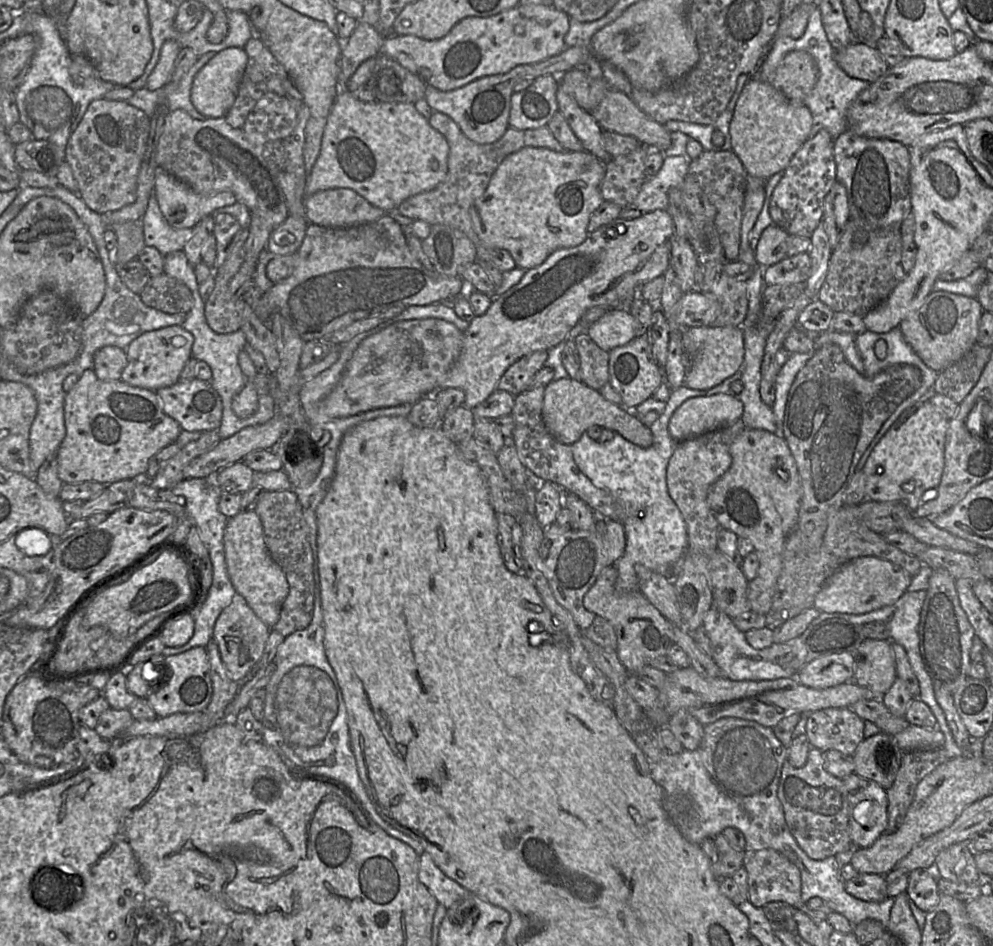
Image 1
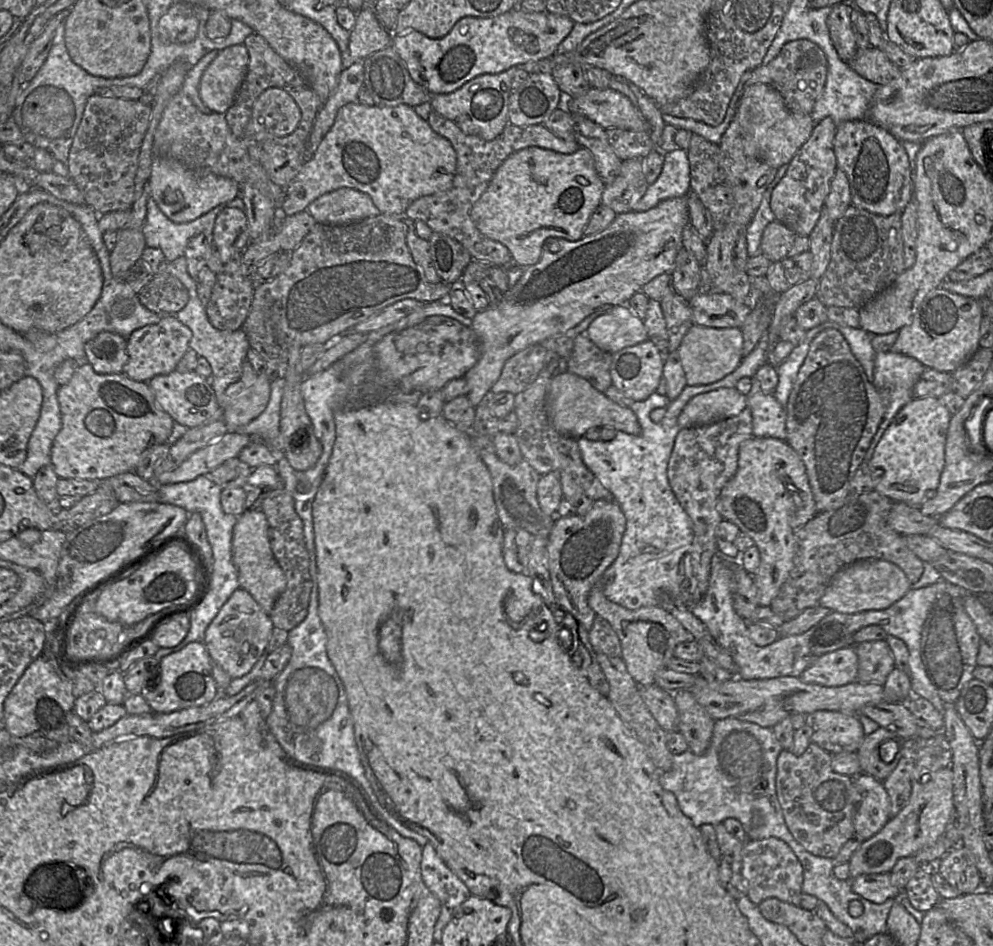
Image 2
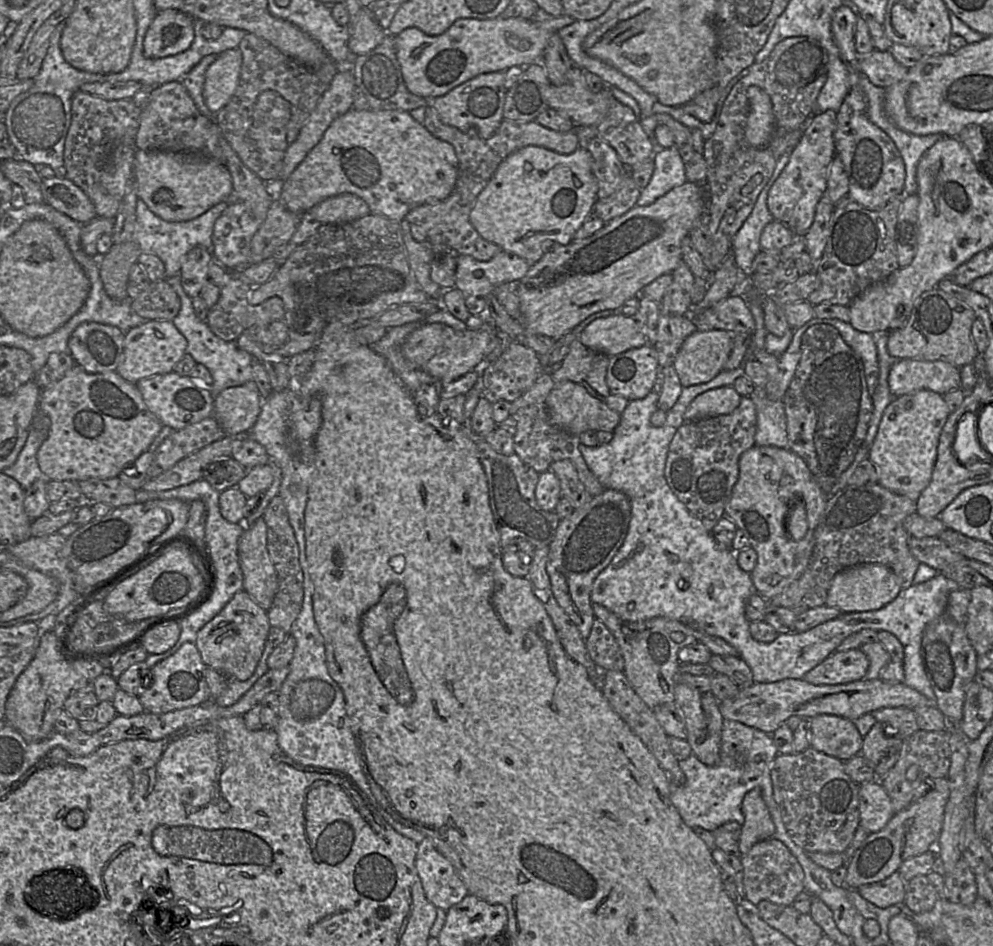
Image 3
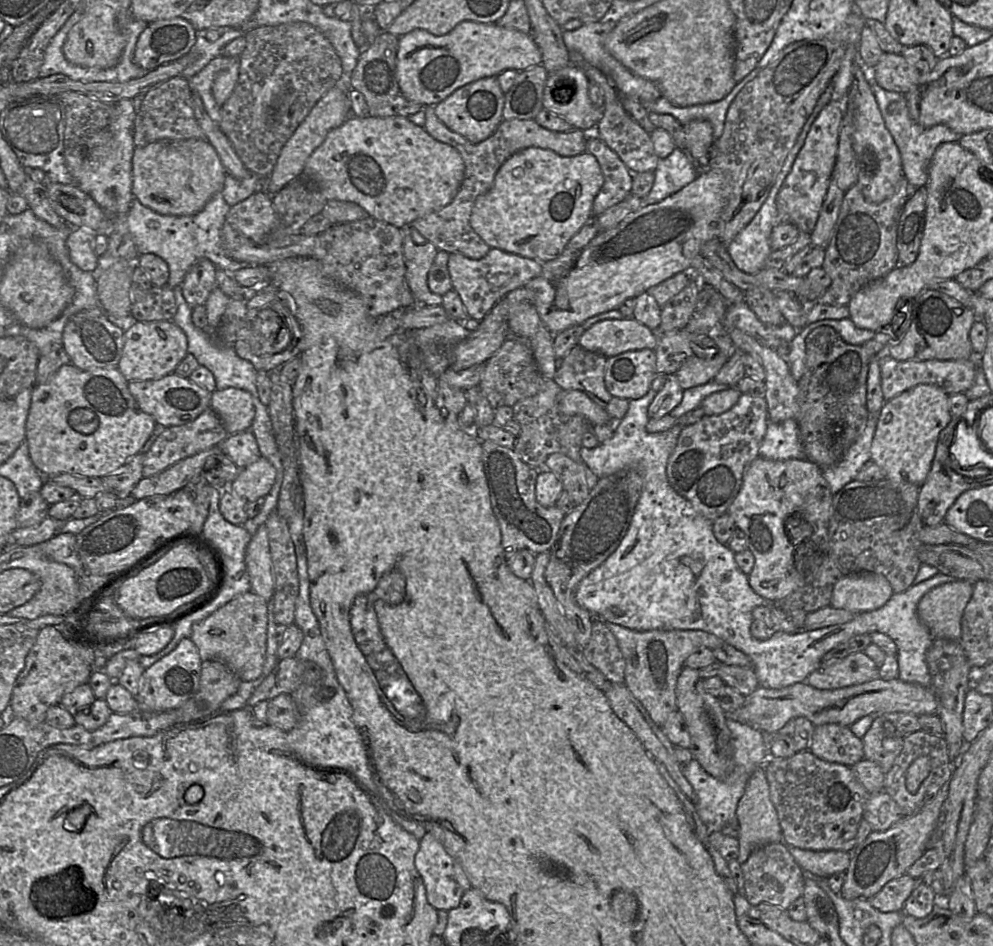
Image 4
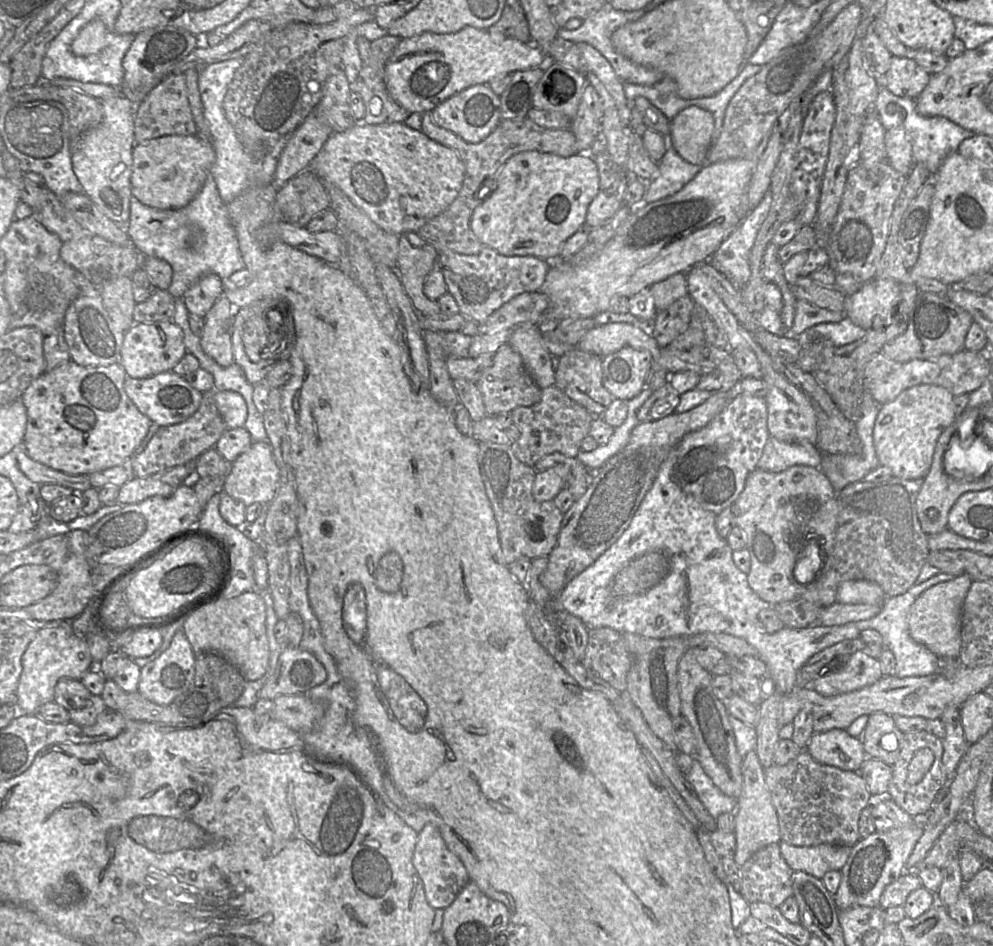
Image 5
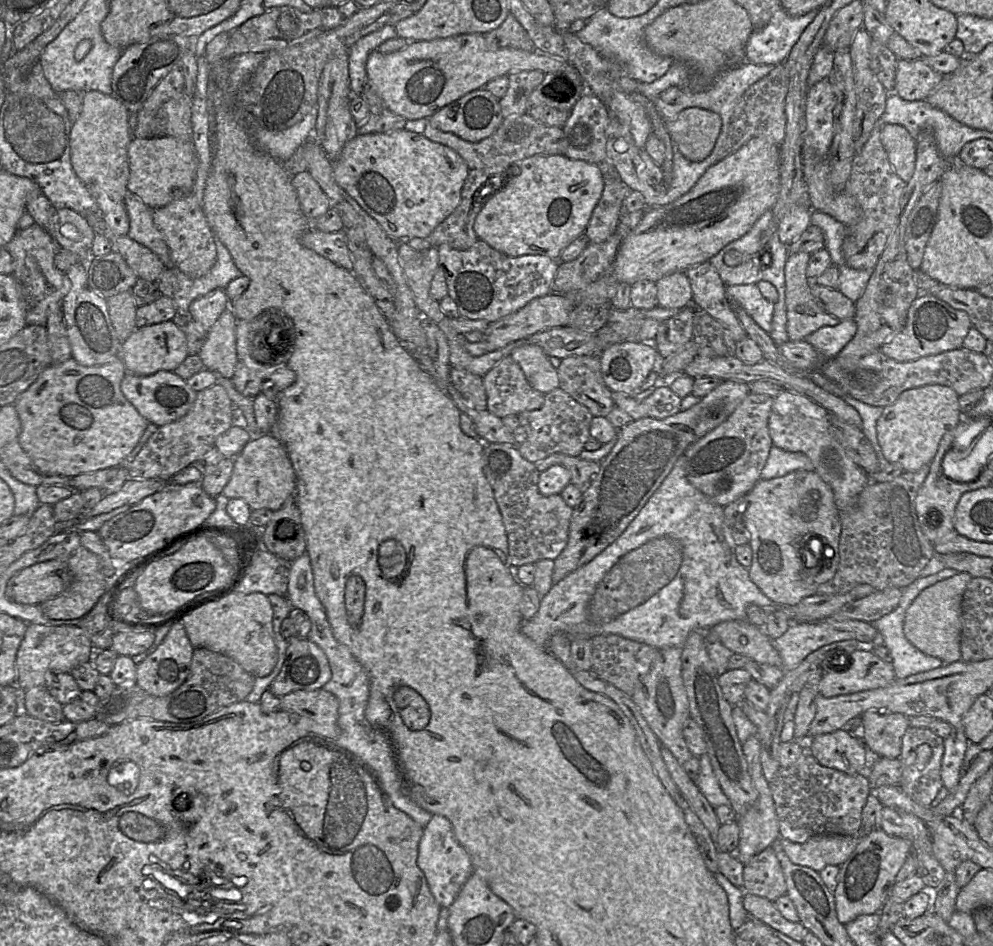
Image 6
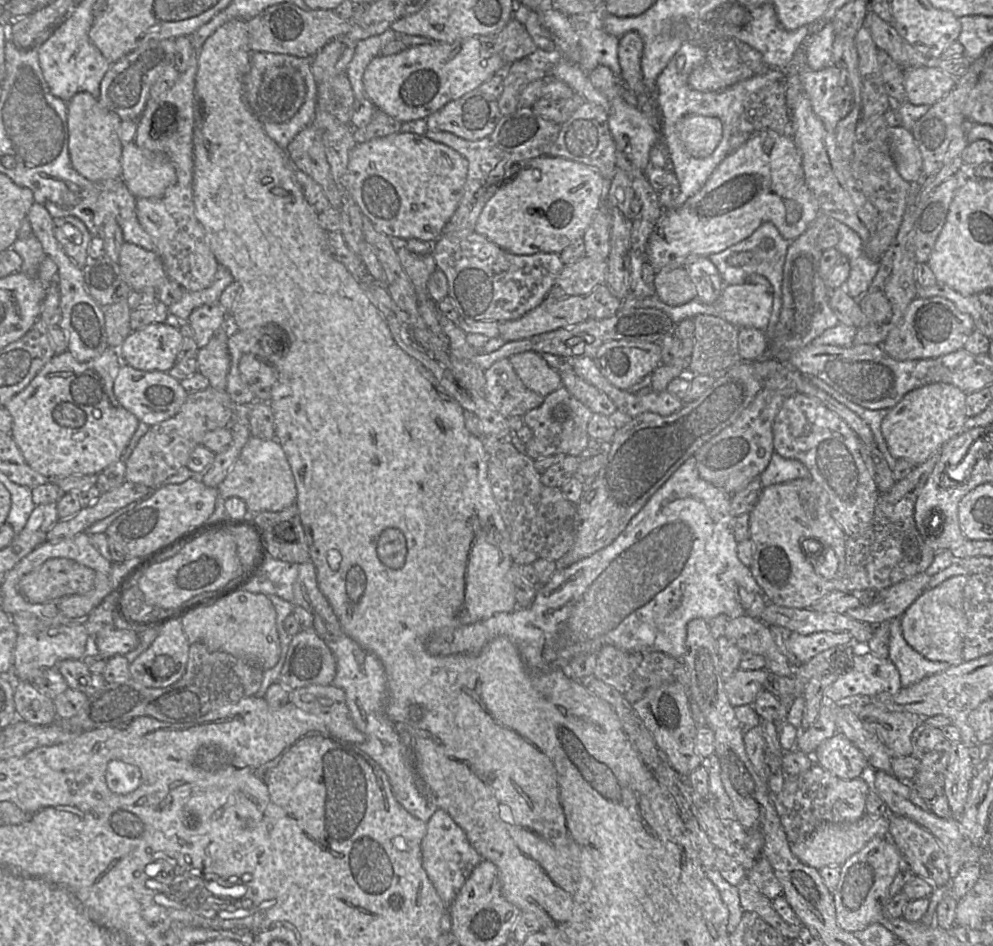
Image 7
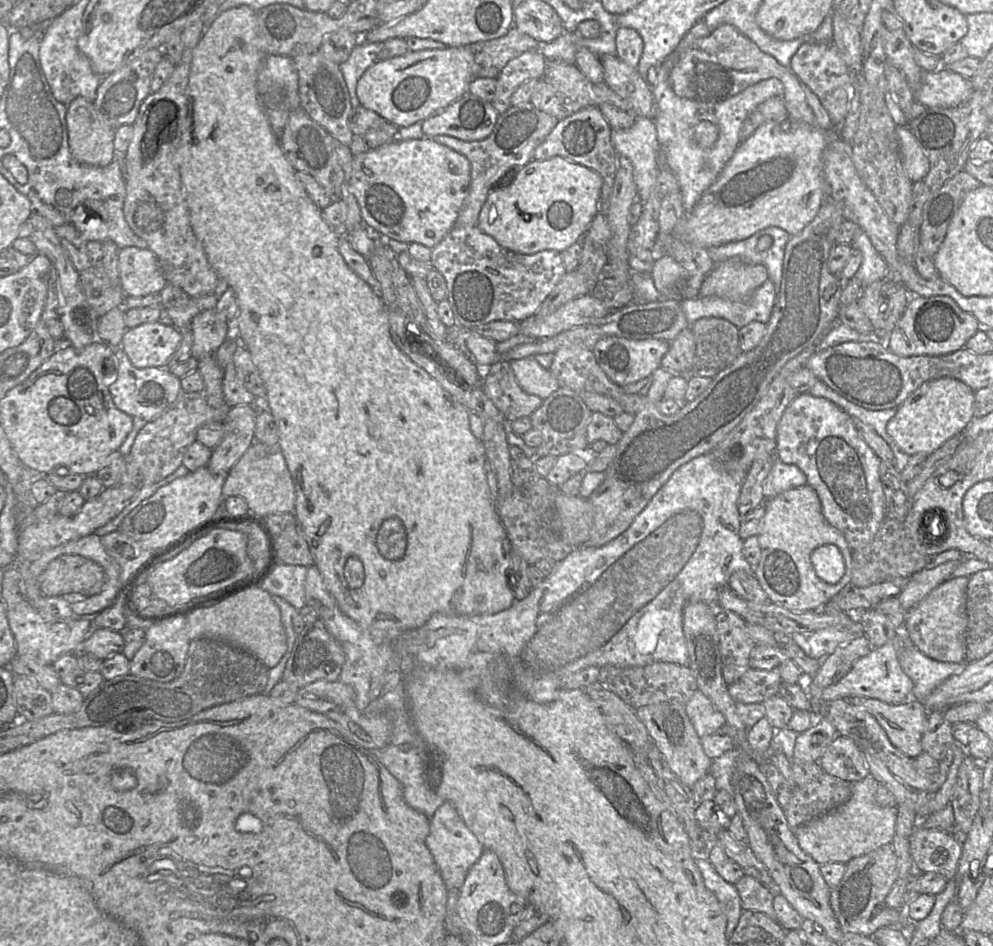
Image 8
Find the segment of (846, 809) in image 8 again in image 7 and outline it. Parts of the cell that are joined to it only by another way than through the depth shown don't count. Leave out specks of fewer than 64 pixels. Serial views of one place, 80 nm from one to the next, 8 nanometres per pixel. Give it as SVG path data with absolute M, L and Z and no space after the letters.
M864 814L851 823L823 823L803 842L790 843L792 854L803 864L817 870L826 866L841 866L852 855L860 851L874 837L888 836L889 815L873 818Z

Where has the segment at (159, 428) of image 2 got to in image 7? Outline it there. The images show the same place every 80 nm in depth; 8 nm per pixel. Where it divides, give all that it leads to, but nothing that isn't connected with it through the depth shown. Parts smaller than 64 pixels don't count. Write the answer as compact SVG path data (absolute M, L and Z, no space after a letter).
M111 347L106 349L99 357L87 362L77 361L70 351L66 350L60 354L54 355L51 360L47 362L37 373L25 389L16 394L5 404L5 408L9 411L13 419L10 435L20 449L25 461L33 470L51 480L56 480L70 475L98 475L106 467L120 460L124 450L128 446L139 425L138 418L121 406L113 393L113 384L122 363L123 362L118 350Z

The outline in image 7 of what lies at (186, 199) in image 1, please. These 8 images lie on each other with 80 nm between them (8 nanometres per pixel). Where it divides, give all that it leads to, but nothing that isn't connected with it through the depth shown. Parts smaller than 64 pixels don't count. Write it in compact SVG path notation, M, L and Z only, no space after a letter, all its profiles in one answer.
M134 141L123 144L121 155L122 174L121 177L124 184L136 198L161 198L163 197L166 189L175 184L177 181L176 170L168 158L168 156L162 152L153 152L147 149L139 147Z

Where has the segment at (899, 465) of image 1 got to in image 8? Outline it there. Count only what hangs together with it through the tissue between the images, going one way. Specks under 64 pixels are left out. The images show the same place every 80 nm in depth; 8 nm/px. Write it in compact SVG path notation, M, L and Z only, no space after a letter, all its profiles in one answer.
M955 378L926 381L896 408L896 414L888 421L886 431L909 456L917 453L928 456L947 440L961 434L974 418L974 395L975 391Z

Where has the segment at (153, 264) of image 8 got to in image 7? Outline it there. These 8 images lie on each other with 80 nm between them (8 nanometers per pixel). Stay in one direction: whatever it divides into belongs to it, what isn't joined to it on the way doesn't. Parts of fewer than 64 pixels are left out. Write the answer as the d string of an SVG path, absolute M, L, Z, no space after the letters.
M123 242L119 253L121 273L131 290L158 288L167 274L160 256L155 251Z

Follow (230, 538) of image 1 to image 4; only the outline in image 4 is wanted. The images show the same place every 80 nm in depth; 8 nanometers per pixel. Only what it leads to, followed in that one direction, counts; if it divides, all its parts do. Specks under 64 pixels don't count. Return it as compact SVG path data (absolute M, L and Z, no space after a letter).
M265 523L251 536L245 551L245 564L250 578L250 592L270 602L275 591L275 579Z

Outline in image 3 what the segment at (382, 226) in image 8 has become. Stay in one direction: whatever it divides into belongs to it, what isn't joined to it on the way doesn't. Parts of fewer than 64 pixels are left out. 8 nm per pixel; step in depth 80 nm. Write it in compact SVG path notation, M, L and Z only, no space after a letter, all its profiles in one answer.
M352 108L344 115L338 117L326 131L324 137L319 144L310 152L306 159L296 168L291 176L280 185L277 185L278 197L284 206L291 212L303 214L310 211L314 206L327 198L340 195L343 193L351 193L359 196L369 205L372 214L384 216L394 221L406 221L406 216L416 207L430 203L438 202L446 199L455 188L458 176L458 158L453 146L440 140L432 135L424 124L416 121L410 112L402 110L356 110Z

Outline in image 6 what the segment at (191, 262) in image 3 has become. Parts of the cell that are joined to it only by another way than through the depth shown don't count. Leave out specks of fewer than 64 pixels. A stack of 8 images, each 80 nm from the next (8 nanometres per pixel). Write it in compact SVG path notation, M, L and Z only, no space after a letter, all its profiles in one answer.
M215 289L190 304L188 317L199 323L207 333L220 313L229 308L229 303L224 289Z

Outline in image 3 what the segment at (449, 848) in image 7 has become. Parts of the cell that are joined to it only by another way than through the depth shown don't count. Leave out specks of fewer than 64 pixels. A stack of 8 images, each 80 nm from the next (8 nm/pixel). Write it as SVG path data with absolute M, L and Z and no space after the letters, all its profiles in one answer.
M425 837L418 844L415 866L427 900L447 911L468 895L468 890L451 862Z

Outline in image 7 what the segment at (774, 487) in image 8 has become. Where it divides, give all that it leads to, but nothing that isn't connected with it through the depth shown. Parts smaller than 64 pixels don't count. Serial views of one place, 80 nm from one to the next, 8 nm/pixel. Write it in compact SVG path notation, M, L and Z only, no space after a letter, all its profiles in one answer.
M774 452L769 465L760 475L763 487L795 479L810 478L807 467L797 459L787 459Z

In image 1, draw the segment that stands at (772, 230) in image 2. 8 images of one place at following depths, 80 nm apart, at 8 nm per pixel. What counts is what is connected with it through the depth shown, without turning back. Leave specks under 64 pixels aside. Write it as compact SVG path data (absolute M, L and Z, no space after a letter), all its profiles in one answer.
M775 224L768 226L761 234L754 255L757 265L765 269L785 257L789 234Z

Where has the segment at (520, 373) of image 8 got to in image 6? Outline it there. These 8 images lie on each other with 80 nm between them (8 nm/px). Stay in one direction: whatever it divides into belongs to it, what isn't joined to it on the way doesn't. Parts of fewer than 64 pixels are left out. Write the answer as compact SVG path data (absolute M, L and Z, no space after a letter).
M518 344L510 354L519 364L530 385L542 394L559 387L559 377L543 349L534 344Z

